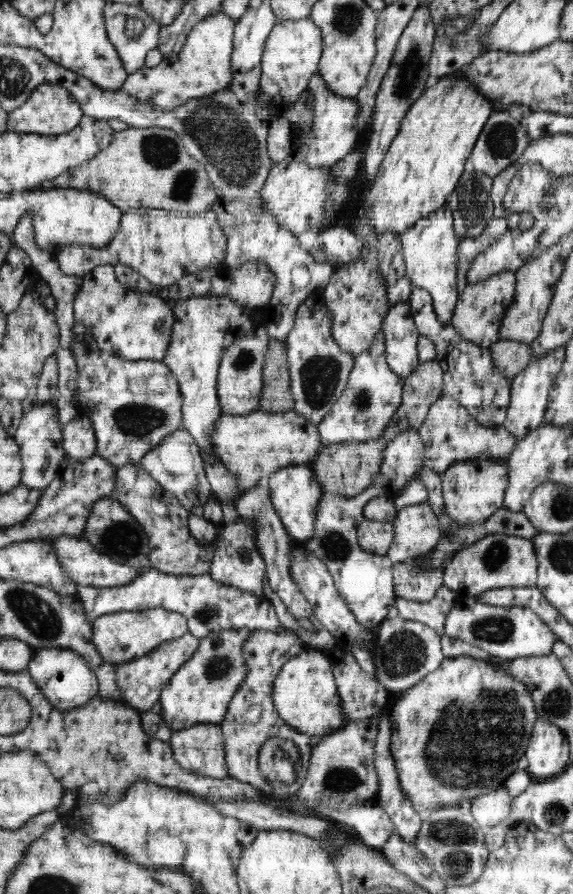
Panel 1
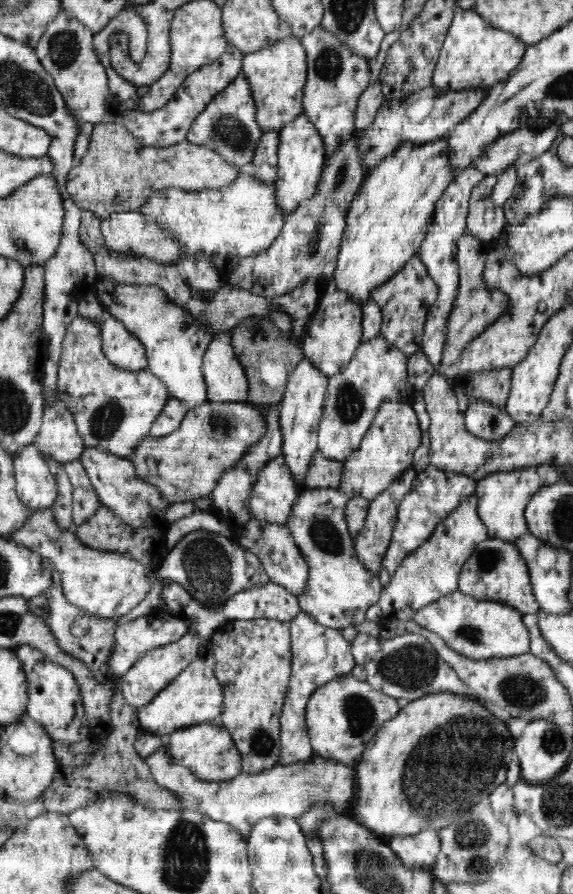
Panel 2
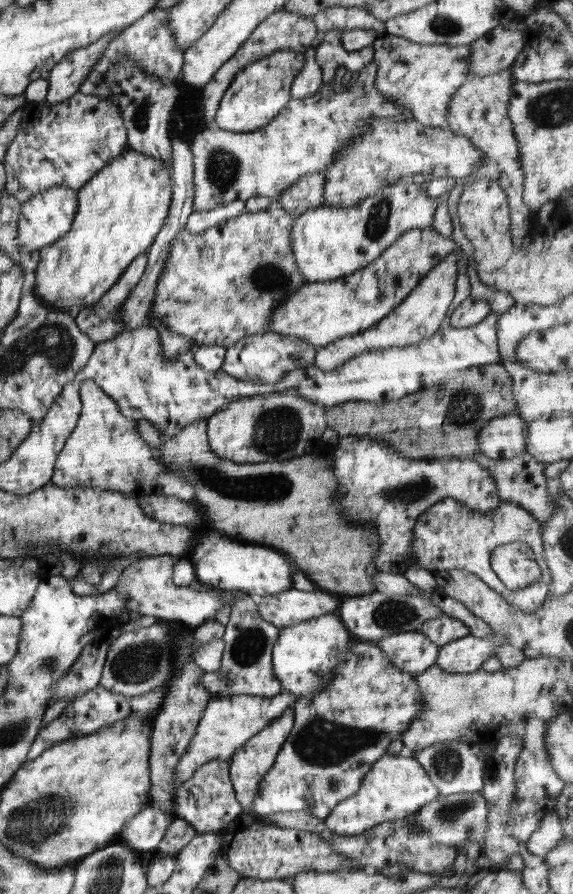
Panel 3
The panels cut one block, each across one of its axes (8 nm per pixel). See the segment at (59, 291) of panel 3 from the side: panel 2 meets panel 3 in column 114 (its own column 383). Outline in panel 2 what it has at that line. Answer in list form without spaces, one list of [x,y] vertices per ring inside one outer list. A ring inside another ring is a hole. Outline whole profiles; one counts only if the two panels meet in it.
[[[446,136],[414,145],[403,142],[365,175],[346,217],[332,287],[363,306],[372,290],[392,278],[417,254],[433,221],[435,204],[455,177]]]

